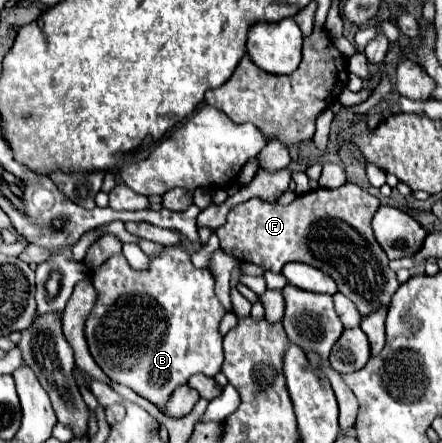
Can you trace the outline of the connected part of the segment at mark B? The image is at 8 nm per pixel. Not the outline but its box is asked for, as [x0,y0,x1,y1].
[86,247,224,411]

